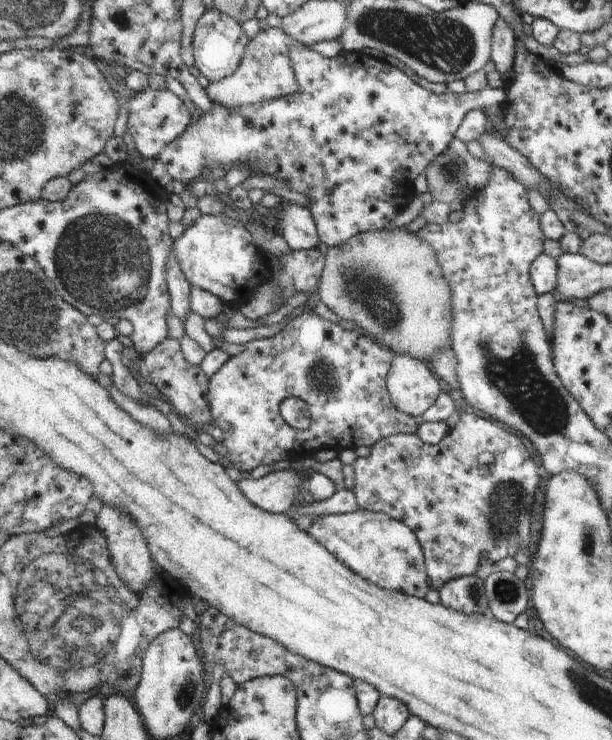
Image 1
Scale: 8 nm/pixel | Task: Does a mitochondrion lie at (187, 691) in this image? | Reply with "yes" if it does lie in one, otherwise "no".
yes

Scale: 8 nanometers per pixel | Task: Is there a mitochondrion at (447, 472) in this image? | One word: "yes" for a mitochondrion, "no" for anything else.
no

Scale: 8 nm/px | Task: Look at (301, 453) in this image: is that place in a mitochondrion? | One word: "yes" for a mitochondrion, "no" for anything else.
no

